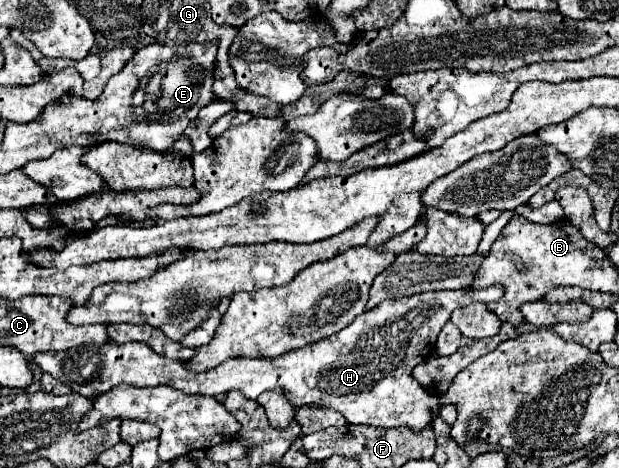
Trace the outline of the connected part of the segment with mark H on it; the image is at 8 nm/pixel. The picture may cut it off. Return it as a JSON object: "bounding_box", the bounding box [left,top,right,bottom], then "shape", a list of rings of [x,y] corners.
{"bounding_box":[33,285,503,433],"shape":[[[493,285],[487,289],[457,289],[457,291],[427,291],[411,297],[403,297],[397,301],[383,301],[379,307],[365,311],[363,315],[357,315],[355,321],[351,321],[347,327],[337,331],[331,337],[325,337],[321,341],[309,343],[305,347],[299,347],[295,351],[287,351],[279,357],[233,357],[223,361],[221,365],[207,369],[207,371],[193,371],[185,365],[185,361],[177,359],[167,359],[165,355],[155,353],[145,341],[131,341],[125,345],[117,345],[113,341],[105,345],[79,345],[67,351],[47,351],[47,353],[37,353],[33,357],[33,363],[41,367],[43,373],[49,373],[63,385],[69,385],[75,393],[83,397],[95,397],[101,395],[109,389],[113,389],[119,383],[135,385],[135,387],[151,387],[151,385],[169,385],[173,389],[179,389],[183,393],[195,393],[195,395],[209,395],[209,397],[219,397],[227,395],[229,391],[241,391],[247,399],[257,399],[261,393],[271,391],[271,389],[283,389],[283,395],[287,395],[287,401],[299,409],[303,405],[319,405],[325,409],[339,411],[345,415],[349,423],[363,423],[371,427],[409,427],[411,431],[419,433],[425,427],[431,425],[435,419],[435,411],[439,407],[439,399],[433,397],[431,393],[423,391],[419,383],[411,377],[411,369],[421,363],[423,359],[429,359],[437,335],[441,327],[449,321],[451,313],[457,307],[465,307],[471,303],[491,303],[499,301],[503,295],[503,285]]]}

